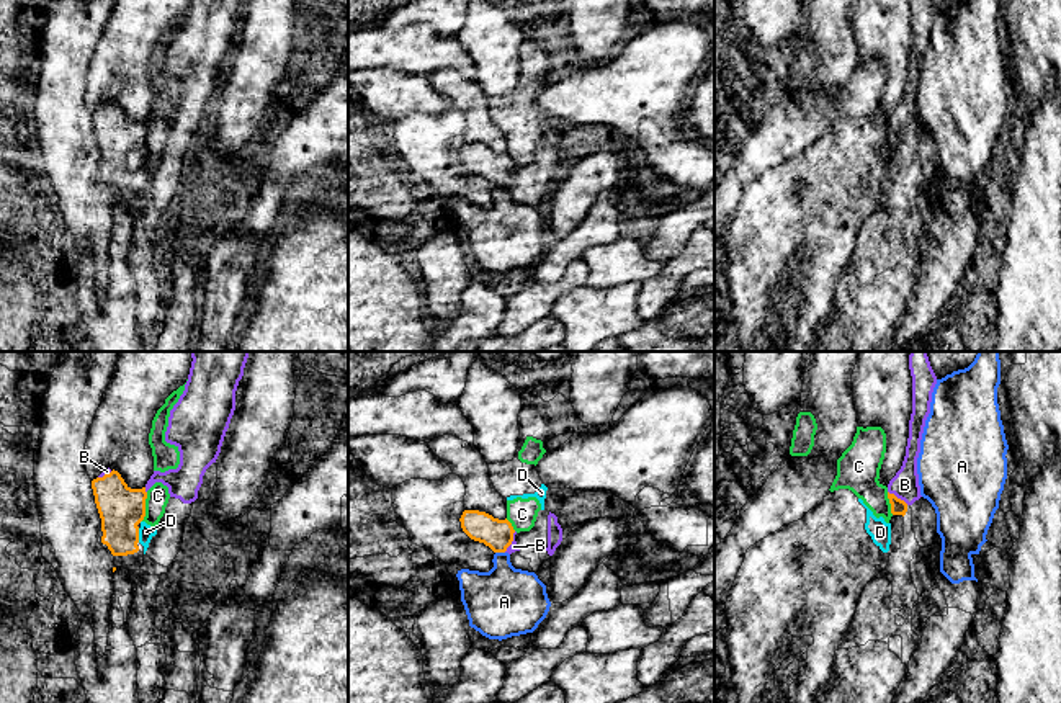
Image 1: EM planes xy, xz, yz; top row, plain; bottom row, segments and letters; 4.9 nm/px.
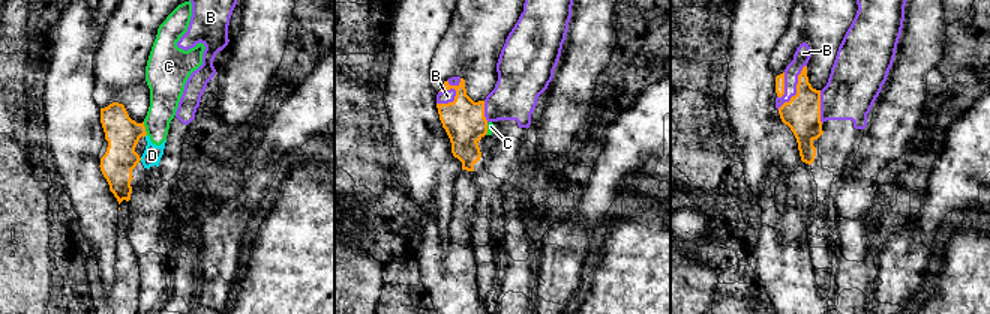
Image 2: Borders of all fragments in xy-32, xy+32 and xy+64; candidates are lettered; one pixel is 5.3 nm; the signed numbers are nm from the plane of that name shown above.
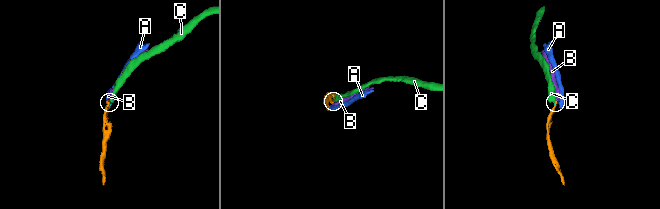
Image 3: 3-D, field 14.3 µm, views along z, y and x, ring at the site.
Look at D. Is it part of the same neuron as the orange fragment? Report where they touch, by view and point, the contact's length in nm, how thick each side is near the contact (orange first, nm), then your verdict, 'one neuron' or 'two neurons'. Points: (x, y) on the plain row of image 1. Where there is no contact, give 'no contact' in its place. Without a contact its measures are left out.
xy (138, 169) | 70 nm | 220/80 nm | two neurons

